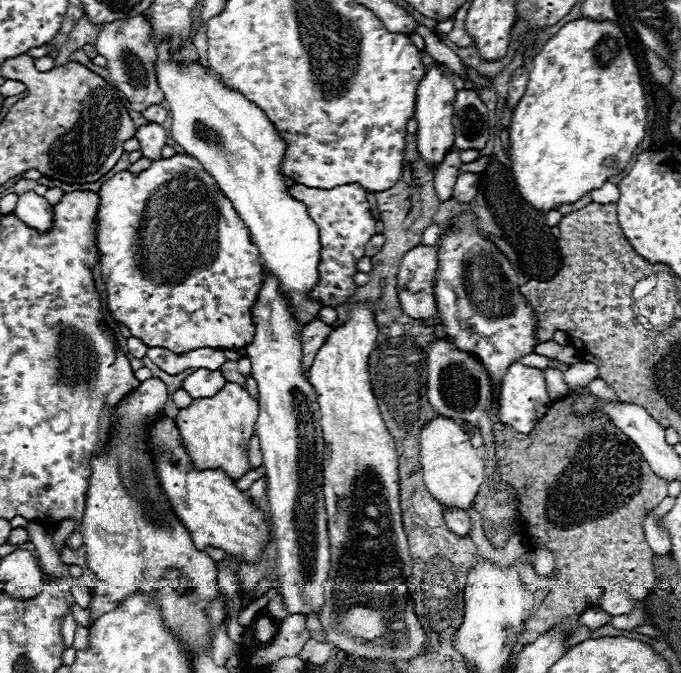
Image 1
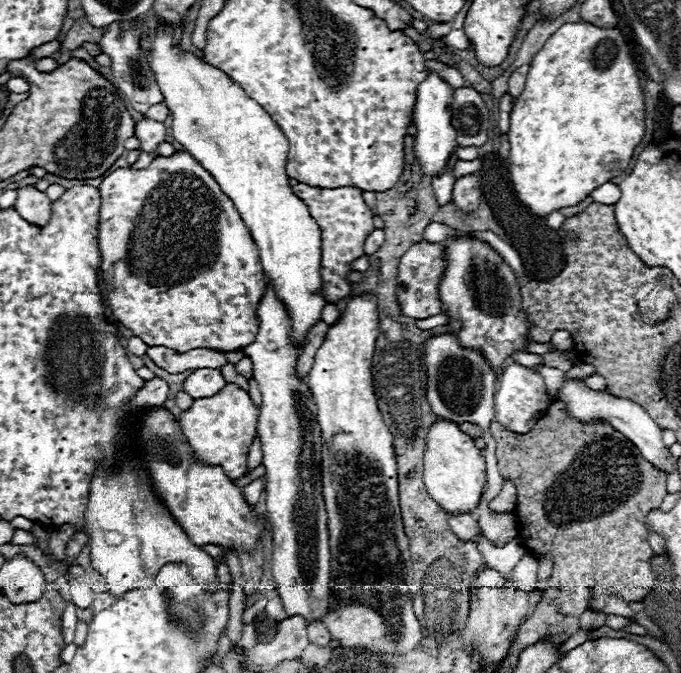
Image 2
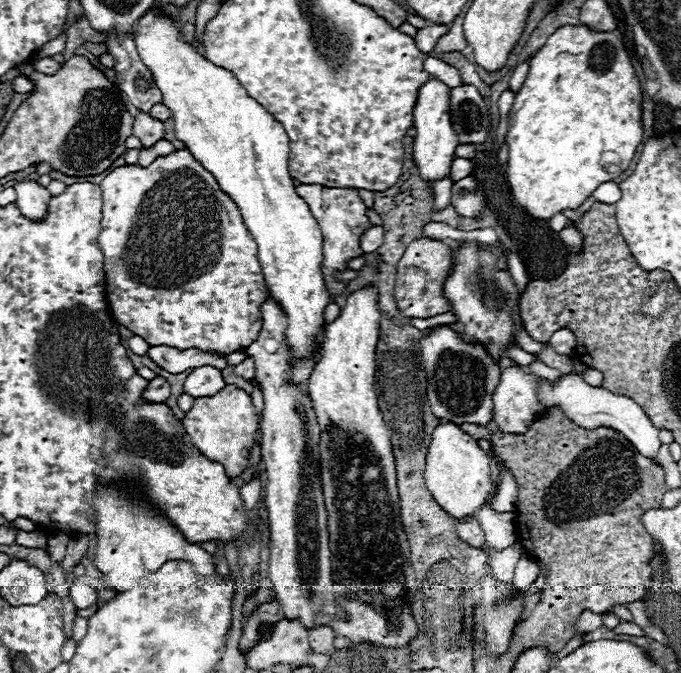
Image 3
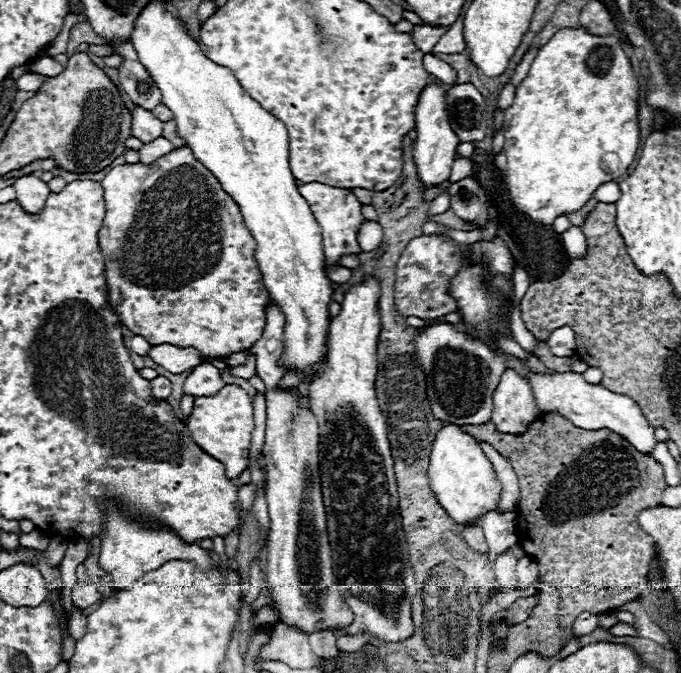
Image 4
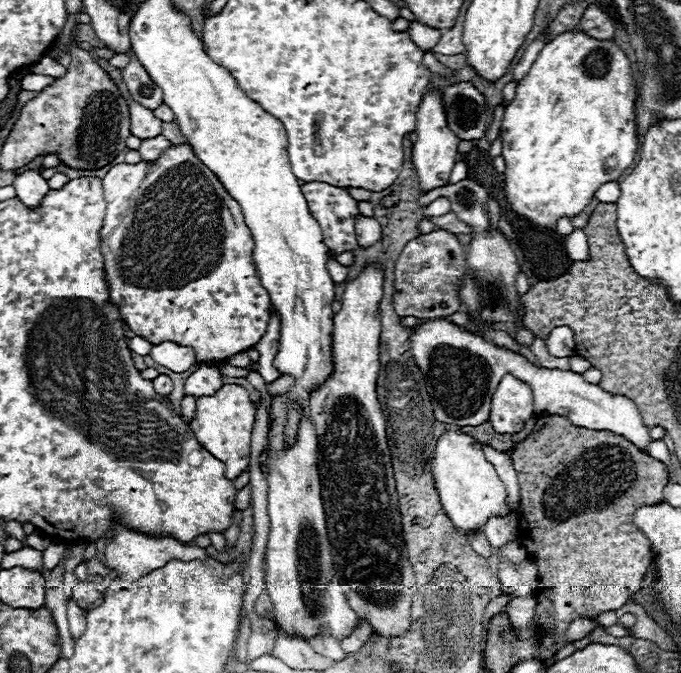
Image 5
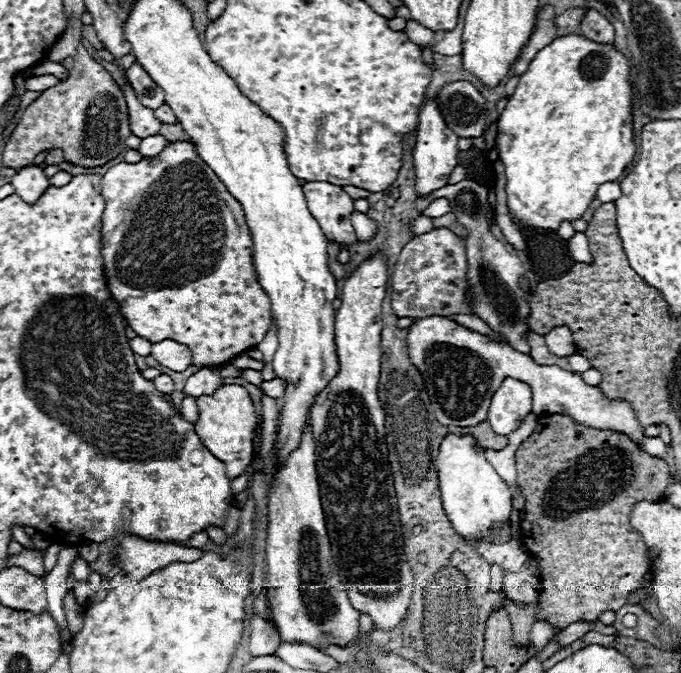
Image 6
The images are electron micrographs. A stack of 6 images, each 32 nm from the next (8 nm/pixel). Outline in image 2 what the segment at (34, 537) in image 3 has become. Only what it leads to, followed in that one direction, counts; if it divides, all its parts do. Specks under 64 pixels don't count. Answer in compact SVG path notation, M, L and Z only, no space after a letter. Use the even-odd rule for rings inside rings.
M15 529L11 543L16 545L35 545L35 540L30 532Z

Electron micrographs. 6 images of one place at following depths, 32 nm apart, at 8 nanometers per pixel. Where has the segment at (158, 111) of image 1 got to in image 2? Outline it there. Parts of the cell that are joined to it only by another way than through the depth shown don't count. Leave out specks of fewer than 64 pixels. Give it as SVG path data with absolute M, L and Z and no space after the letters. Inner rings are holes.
M154 104L154 106L150 106L150 108L144 112L146 118L156 120L156 122L164 122L164 120L168 118L168 114L170 114L170 110L168 110L164 104Z

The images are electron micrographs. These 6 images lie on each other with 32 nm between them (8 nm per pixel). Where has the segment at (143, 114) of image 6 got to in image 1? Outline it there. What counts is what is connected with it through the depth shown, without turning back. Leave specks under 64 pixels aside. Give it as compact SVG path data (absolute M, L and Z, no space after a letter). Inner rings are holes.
M148 122L144 128L136 132L136 138L140 140L140 150L148 160L162 158L162 146L166 144L166 132L160 124Z

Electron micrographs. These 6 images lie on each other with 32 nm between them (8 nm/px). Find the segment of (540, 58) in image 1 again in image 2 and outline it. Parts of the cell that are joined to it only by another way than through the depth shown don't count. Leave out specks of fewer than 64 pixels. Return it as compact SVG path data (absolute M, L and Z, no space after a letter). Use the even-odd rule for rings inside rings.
M584 20L564 24L556 34L552 34L548 38L548 42L542 46L542 50L530 62L530 72L528 72L526 88L520 94L520 98L516 100L516 104L512 108L512 114L510 114L510 130L508 130L510 156L508 156L508 170L510 170L510 178L514 182L514 190L516 190L518 198L520 198L520 202L526 202L526 206L530 206L530 210L534 210L534 214L548 216L554 210L578 204L592 190L596 190L598 186L602 186L610 178L618 176L622 170L628 168L628 164L630 164L630 160L634 156L634 148L644 138L644 124L646 124L644 114L646 114L644 112L644 92L642 92L642 86L640 86L640 78L636 74L636 66L634 66L634 60L630 56L628 44L624 40L624 34L618 28L598 28L598 26L594 26L590 22L584 22Z

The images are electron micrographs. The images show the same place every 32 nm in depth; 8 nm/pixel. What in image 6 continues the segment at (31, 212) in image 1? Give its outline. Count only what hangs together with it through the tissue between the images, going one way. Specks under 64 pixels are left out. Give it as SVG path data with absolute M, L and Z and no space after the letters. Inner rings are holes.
M26 166L16 172L16 176L12 178L12 186L26 204L36 204L48 188L48 178L44 176L42 166Z

